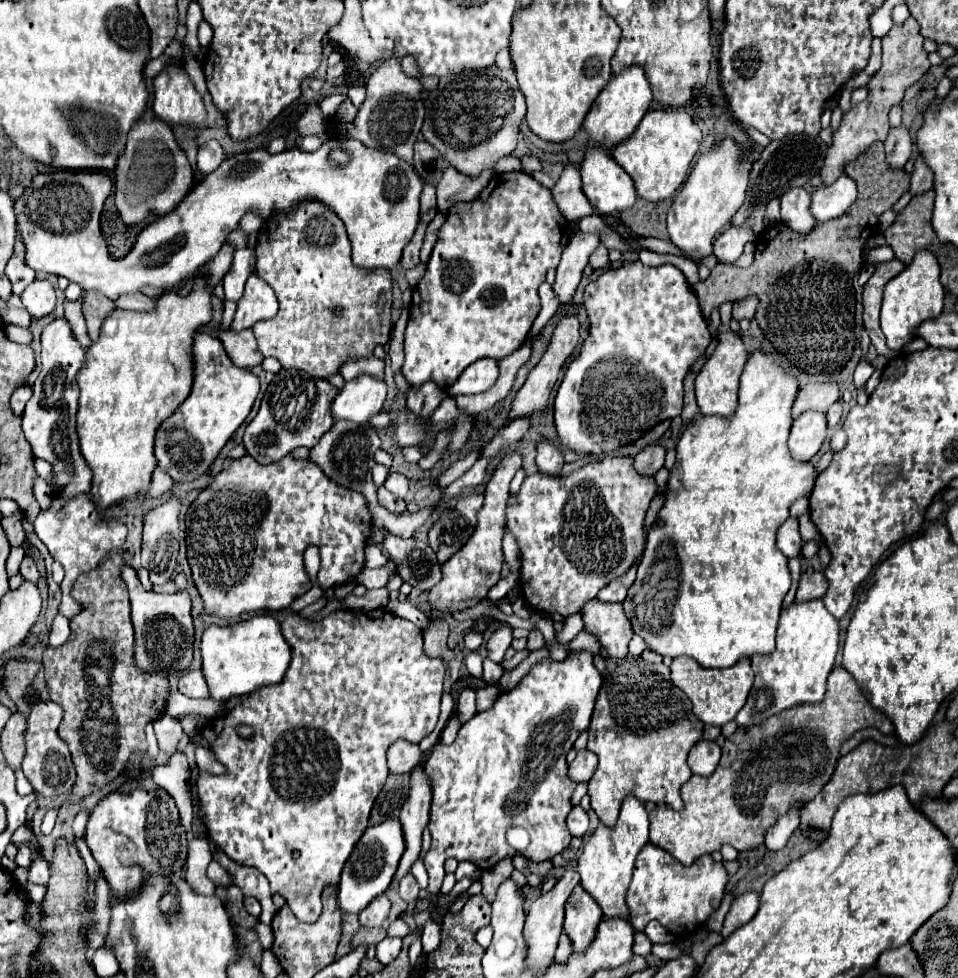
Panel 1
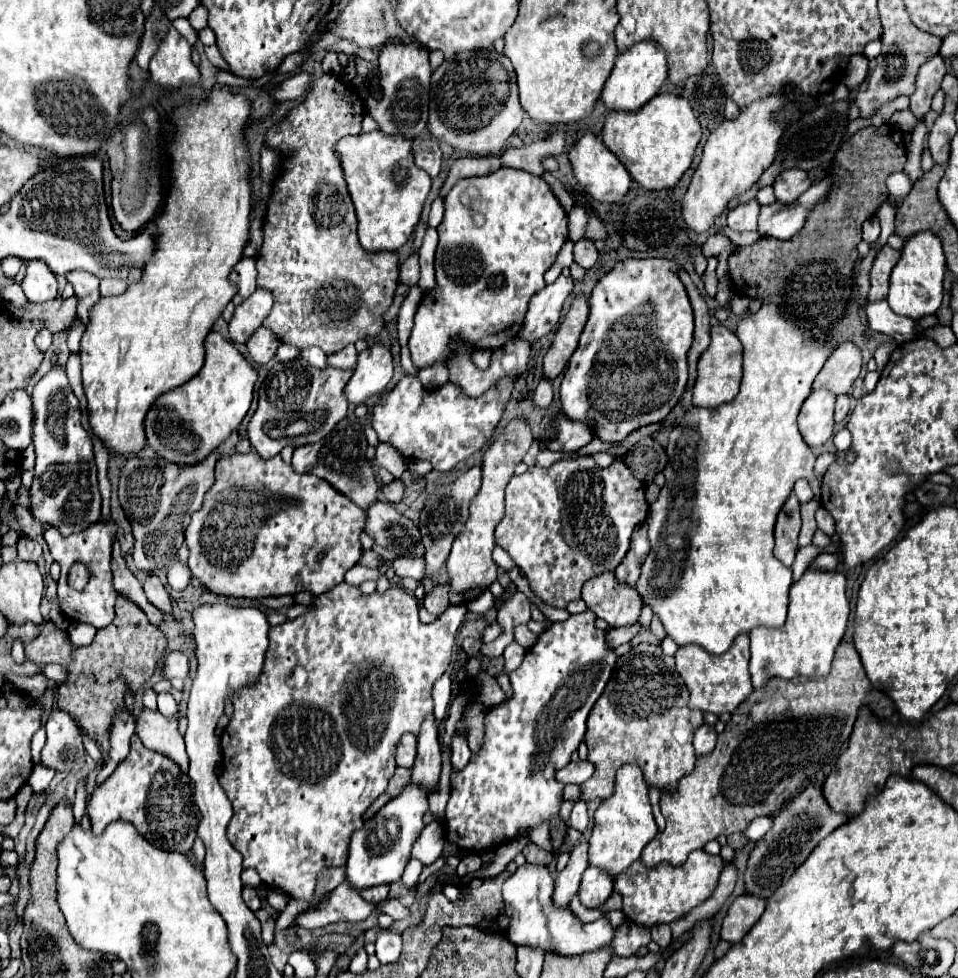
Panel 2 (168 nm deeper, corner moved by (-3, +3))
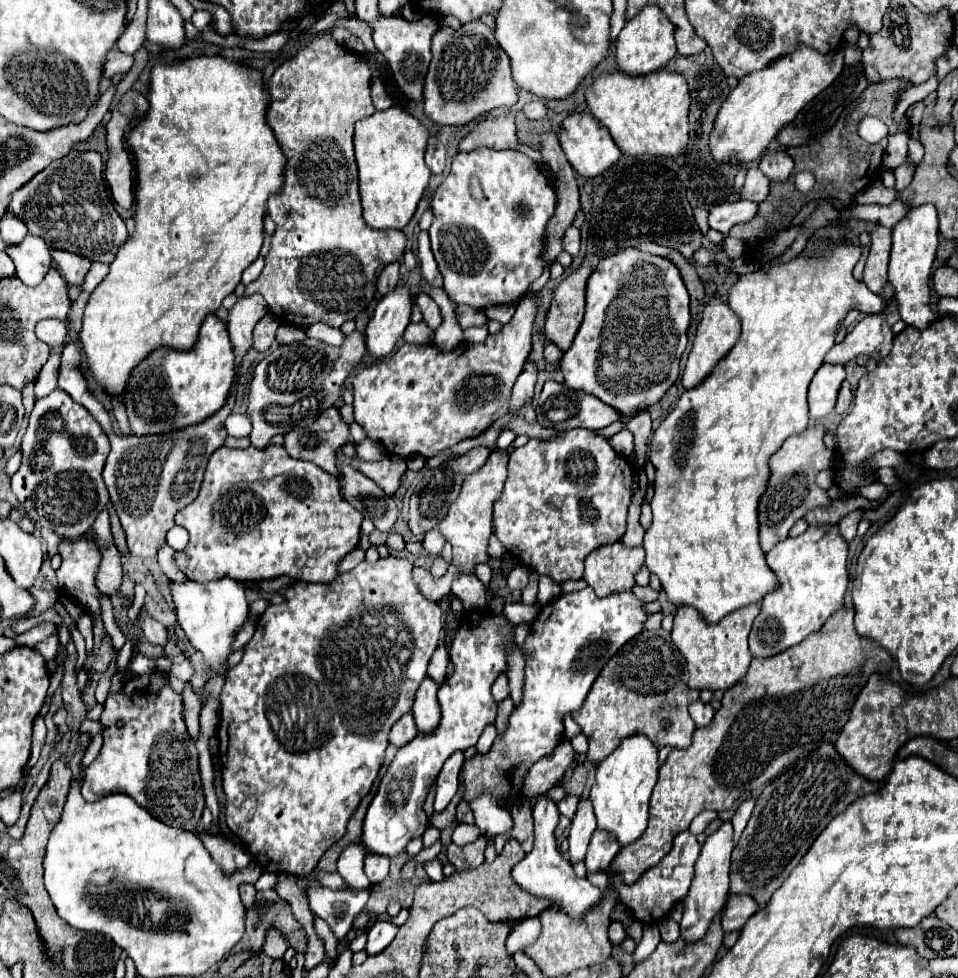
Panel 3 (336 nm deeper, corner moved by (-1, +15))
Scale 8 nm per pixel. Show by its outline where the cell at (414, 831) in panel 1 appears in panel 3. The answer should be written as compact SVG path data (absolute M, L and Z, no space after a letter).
M425 679L413 701L413 717L419 733L433 733L437 721L441 719L441 707L437 705L437 685L431 679Z

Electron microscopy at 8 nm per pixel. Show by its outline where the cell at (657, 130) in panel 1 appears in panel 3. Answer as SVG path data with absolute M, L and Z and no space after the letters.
M667 69L649 73L645 77L629 77L625 73L603 73L585 91L591 115L609 129L615 145L631 155L659 155L677 159L689 143L687 113L691 105L685 77Z

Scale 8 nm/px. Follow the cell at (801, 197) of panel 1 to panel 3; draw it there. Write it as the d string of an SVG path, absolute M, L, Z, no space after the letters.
M769 151L761 157L759 169L771 179L771 181L787 181L793 173L793 159L787 151Z

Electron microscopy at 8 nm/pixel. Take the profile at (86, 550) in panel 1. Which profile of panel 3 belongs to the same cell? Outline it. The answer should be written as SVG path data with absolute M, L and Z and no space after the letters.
M85 533L81 539L77 537L77 541L69 541L69 539L61 539L59 543L59 555L63 559L61 567L57 569L57 581L59 581L59 593L73 599L85 613L89 615L101 615L101 597L103 593L97 589L95 579L97 579L97 571L101 565L101 551L99 551L99 543L91 533Z

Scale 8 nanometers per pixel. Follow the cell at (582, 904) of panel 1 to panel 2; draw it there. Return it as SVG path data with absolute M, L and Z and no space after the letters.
M589 867L581 877L579 897L587 907L601 907L613 891L613 877L603 869Z

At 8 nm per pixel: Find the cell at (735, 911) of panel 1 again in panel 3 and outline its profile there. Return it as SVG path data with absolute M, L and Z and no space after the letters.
M731 895L725 903L723 917L721 917L723 931L725 933L739 931L757 909L759 909L759 905L757 905L757 901L753 901L753 897L749 897L749 895Z

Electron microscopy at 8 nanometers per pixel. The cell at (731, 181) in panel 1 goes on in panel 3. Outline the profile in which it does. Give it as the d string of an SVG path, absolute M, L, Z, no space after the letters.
M805 45L797 47L787 57L781 57L767 65L763 71L751 73L739 79L739 85L721 105L713 131L709 135L711 157L717 159L737 159L747 165L761 159L775 135L795 119L795 115L825 91L837 75L843 71L843 51L821 55Z

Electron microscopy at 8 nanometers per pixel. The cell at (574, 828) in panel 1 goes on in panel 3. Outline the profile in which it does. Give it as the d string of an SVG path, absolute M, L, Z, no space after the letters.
M567 795L565 799L561 799L559 803L557 803L557 807L559 807L559 813L561 815L565 815L565 817L575 817L575 813L577 813L577 805L579 805L579 797L577 795Z

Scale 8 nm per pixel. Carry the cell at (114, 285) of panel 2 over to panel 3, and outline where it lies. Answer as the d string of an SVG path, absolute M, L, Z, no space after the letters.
M93 263L89 273L87 273L87 277L85 277L83 291L91 293L103 281L103 277L107 277L107 273L109 273L109 265L107 263Z

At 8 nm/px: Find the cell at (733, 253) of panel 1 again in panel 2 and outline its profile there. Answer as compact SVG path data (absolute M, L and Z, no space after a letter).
M751 199L747 203L739 203L737 207L729 209L729 215L727 215L727 225L733 229L733 231L755 231L757 229L757 217L759 217L759 201L757 199Z

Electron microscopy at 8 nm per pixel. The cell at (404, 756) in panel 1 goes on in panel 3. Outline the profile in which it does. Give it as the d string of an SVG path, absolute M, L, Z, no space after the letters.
M407 713L405 717L401 717L401 721L397 721L397 725L393 725L391 733L389 733L389 743L395 747L407 745L409 741L413 741L413 735L417 735L417 727L413 721L413 715Z

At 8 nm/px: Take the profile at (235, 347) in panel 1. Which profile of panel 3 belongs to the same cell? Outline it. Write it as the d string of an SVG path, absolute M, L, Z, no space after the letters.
M267 313L267 315L255 325L255 329L253 329L253 349L259 351L259 353L265 353L265 351L271 347L271 343L275 341L275 331L277 331L277 327L279 327L279 321L277 321L271 313Z

